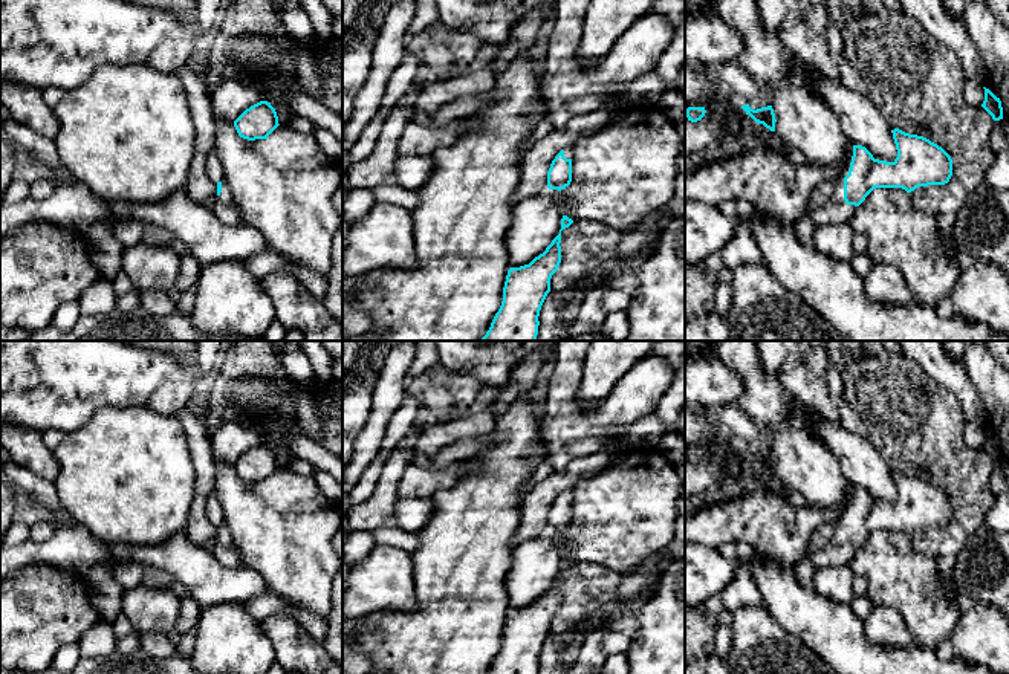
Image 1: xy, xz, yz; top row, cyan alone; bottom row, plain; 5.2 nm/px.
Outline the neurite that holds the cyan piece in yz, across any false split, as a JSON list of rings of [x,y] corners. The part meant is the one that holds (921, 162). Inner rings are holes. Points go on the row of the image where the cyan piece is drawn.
[[[899,128],[891,133],[897,150],[893,162],[874,159],[865,147],[853,145],[848,174],[835,183],[826,205],[809,211],[807,217],[815,225],[847,222],[874,188],[902,188],[911,193],[919,186],[949,182],[952,159],[942,147]]]

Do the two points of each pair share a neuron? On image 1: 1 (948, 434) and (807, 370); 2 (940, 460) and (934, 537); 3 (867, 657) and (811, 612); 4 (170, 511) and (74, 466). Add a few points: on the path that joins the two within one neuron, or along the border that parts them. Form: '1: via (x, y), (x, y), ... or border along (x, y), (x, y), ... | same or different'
1: via (913, 422), (893, 404), (872, 398), (843, 398) | same
2: via (960, 482), (960, 520), (956, 524) | same
3: via (853, 654), (824, 625) | same
4: via (145, 495), (126, 476), (106, 466), (98, 466) | same

